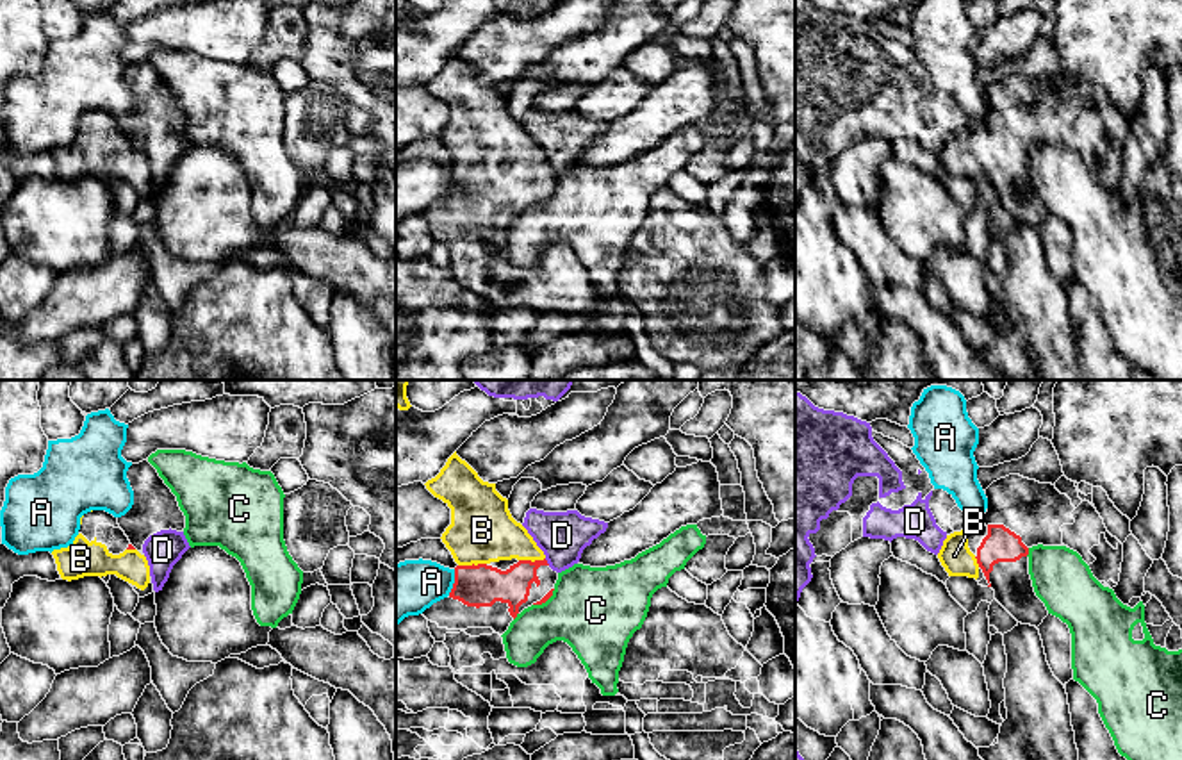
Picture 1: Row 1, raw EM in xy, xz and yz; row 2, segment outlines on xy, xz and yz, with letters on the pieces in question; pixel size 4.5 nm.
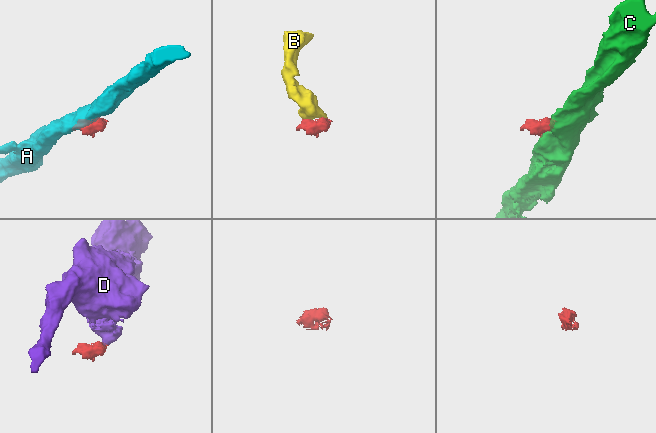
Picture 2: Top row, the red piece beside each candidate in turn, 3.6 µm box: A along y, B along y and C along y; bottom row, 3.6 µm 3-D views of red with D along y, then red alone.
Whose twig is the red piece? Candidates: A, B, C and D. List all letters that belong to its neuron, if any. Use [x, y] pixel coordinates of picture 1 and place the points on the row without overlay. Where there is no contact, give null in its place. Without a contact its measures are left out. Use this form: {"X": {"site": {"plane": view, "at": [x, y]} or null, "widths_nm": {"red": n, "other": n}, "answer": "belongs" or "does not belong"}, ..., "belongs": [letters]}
{"A": {"site": {"plane": "xz", "at": [455, 182]}, "widths_nm": {"red": 190, "other": 240}, "answer": "does not belong"}, "B": {"site": {"plane": "xz", "at": [471, 166]}, "widths_nm": {"red": 190, "other": 300}, "answer": "belongs"}, "C": {"site": {"plane": "yz", "at": [1027, 152]}, "widths_nm": {"red": 160, "other": 260}, "answer": "does not belong"}, "D": {"site": {"plane": "xz", "at": [546, 163]}, "widths_nm": {"red": 160, "other": 220}, "answer": "does not belong"}, "belongs": ["B"]}

